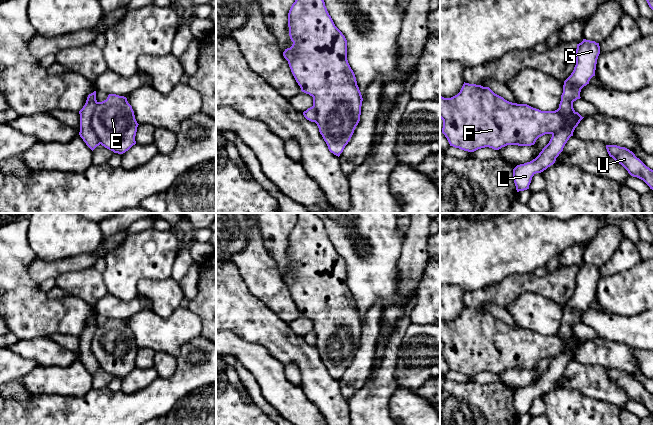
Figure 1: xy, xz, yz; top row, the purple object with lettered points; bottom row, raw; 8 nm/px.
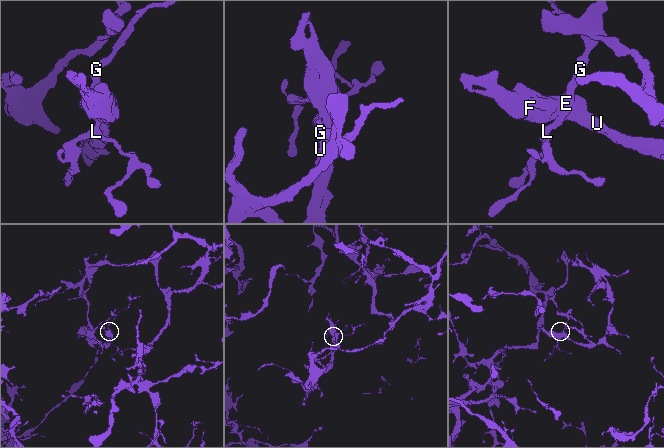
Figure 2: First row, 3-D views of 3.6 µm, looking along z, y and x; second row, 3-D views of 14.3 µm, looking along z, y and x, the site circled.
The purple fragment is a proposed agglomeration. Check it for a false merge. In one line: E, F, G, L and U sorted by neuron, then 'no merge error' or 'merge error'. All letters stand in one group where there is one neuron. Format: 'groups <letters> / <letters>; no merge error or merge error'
groups E F U / G L; merge error

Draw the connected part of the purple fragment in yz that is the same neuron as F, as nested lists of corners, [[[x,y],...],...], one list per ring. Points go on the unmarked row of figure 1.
[[[464,306],[457,319],[451,322],[440,320],[440,342],[443,344],[442,357],[450,370],[474,376],[485,371],[499,374],[507,369],[531,370],[539,361],[553,359],[568,349],[573,360],[584,341],[575,336],[575,343],[570,348],[559,333],[541,335],[527,328],[512,327],[495,318],[489,311]]]

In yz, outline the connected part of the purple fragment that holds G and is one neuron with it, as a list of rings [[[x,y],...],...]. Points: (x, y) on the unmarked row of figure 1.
[[[583,263],[577,268],[576,289],[571,299],[564,305],[559,335],[571,348],[575,343],[573,326],[580,323],[581,313],[595,300],[597,283],[600,278],[599,267]]]

